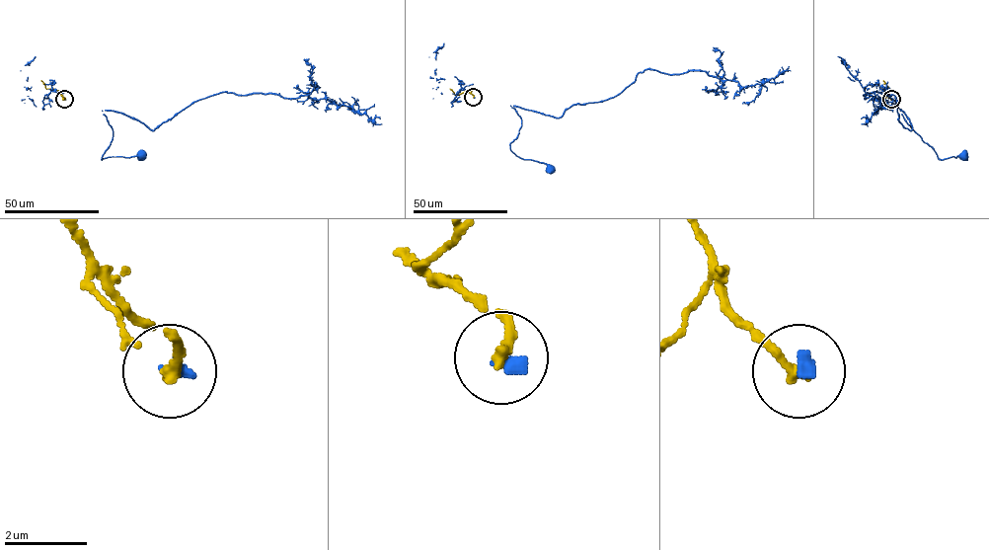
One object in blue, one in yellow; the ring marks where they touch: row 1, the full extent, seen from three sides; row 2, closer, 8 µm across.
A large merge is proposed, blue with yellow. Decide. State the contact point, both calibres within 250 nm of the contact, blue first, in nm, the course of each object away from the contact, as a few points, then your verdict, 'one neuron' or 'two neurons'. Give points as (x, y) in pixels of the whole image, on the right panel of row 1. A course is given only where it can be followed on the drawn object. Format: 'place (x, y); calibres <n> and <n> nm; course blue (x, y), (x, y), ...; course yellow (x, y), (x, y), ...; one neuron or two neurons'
place (891, 99); calibres 280 and 280 nm; course blue (891, 99), (905, 120), (938, 158), (944, 160), (963, 155); course yellow (891, 99), (883, 80); two neurons

